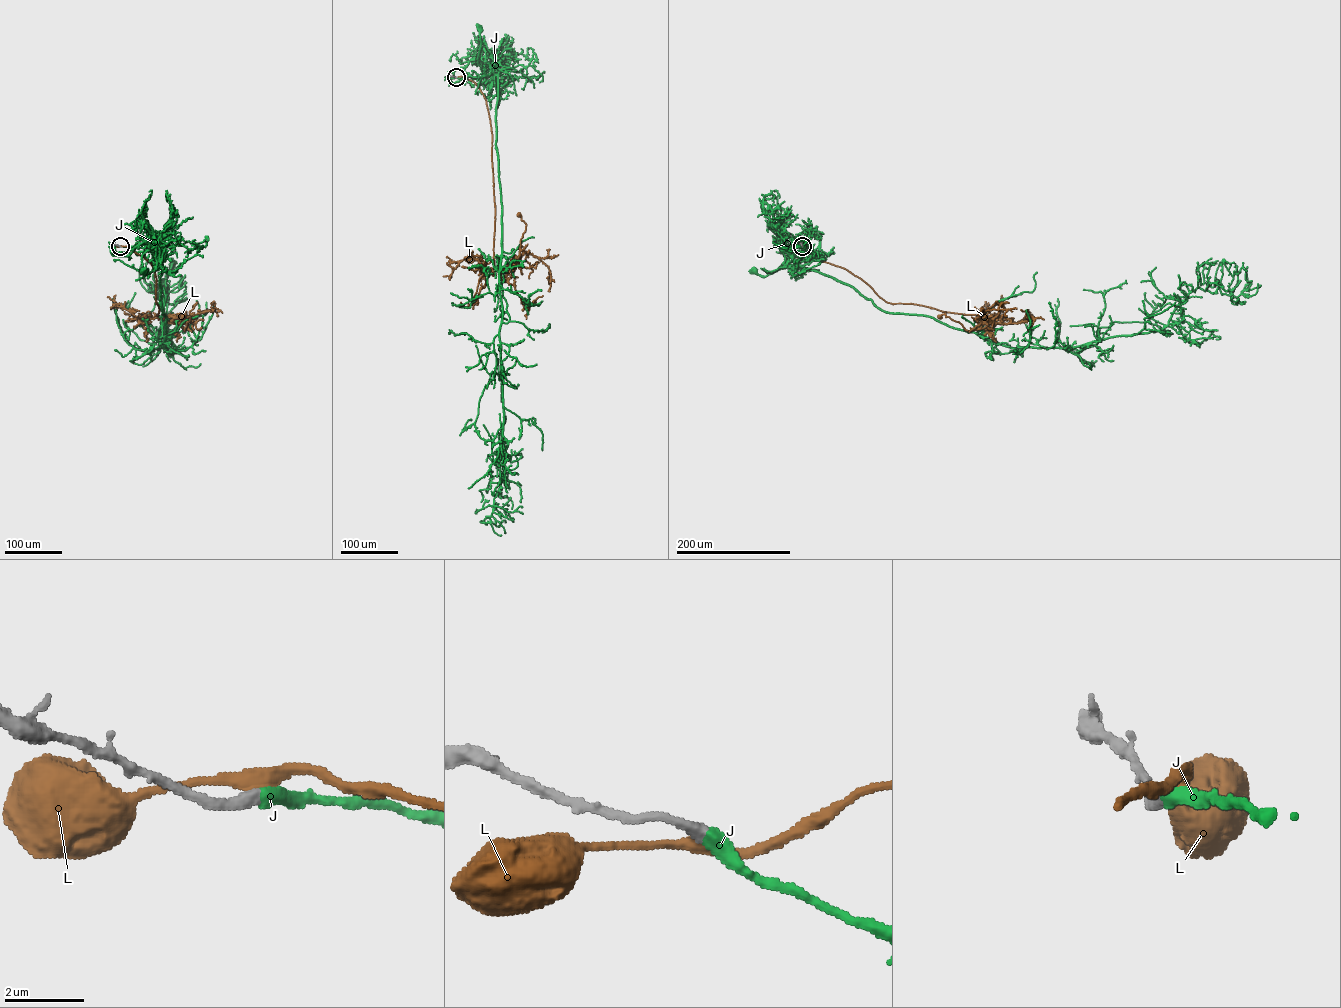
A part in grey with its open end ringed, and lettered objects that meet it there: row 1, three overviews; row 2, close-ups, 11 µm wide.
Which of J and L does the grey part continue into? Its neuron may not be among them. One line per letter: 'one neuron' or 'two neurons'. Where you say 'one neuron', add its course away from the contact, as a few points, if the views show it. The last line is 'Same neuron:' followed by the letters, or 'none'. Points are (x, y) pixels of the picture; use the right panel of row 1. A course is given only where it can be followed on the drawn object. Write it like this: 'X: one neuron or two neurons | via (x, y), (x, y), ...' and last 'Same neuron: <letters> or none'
J: one neuron | via (802, 246), (793, 249), (776, 269), (765, 276), (753, 269)
L: two neurons
Same neuron: J

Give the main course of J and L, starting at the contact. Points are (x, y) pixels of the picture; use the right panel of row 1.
J: (802, 246), (793, 249), (776, 269), (765, 276), (753, 269)
L: (802, 246), (807, 254), (861, 278), (887, 302), (981, 315), (997, 323), (967, 330), (945, 314), (939, 316)

